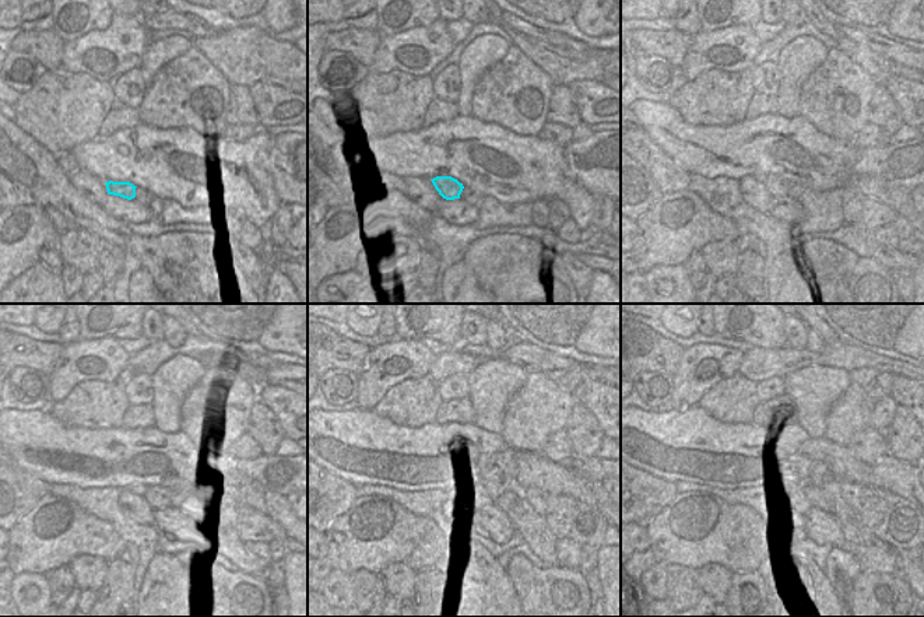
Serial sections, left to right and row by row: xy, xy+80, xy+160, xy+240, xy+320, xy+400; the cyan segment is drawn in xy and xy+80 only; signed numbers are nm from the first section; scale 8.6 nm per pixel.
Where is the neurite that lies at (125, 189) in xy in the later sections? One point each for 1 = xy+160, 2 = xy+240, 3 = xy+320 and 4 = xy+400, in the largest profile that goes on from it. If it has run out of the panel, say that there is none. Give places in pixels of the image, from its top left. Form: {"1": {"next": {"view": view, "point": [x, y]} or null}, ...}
{"1": {"next": {"view": "xy+160", "point": [775, 185]}}, "2": {"next": {"view": "xy+240", "point": [158, 497]}}, "3": {"next": {"view": "xy+320", "point": [485, 500]}}, "4": {"next": {"view": "xy+400", "point": [800, 500]}}}

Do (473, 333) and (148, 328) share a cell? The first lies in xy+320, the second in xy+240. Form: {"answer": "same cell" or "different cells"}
{"answer": "same cell"}

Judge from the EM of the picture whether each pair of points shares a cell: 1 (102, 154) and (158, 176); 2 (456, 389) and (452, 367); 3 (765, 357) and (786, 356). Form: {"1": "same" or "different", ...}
{"1": "same", "2": "different", "3": "same"}

